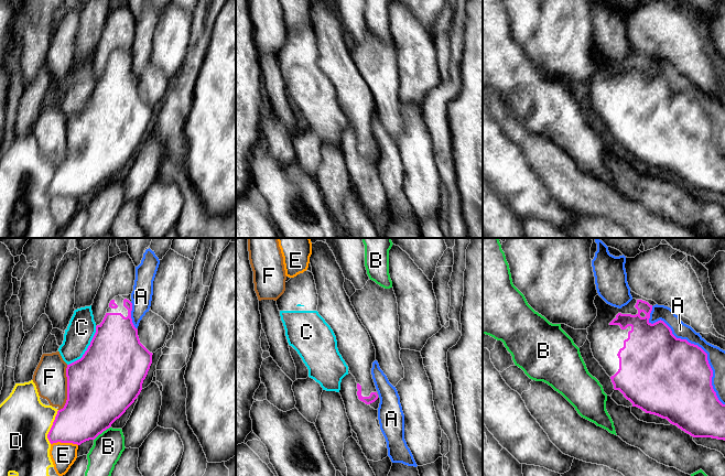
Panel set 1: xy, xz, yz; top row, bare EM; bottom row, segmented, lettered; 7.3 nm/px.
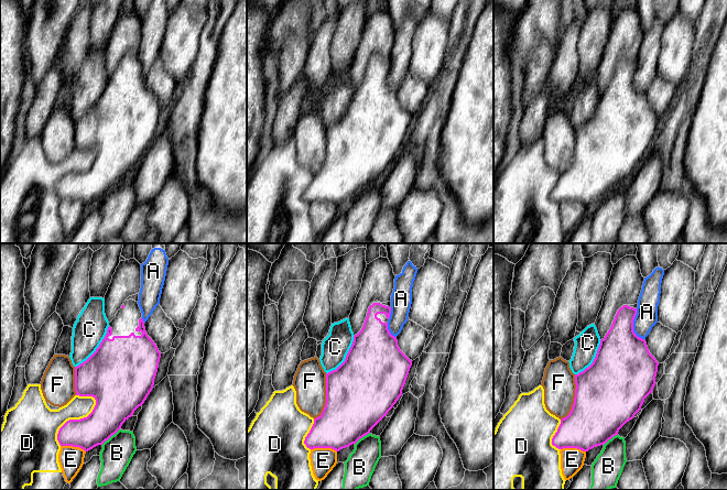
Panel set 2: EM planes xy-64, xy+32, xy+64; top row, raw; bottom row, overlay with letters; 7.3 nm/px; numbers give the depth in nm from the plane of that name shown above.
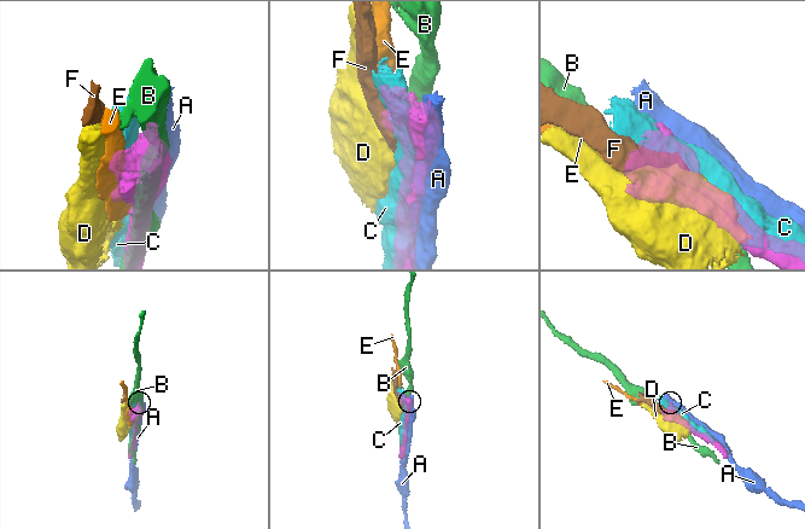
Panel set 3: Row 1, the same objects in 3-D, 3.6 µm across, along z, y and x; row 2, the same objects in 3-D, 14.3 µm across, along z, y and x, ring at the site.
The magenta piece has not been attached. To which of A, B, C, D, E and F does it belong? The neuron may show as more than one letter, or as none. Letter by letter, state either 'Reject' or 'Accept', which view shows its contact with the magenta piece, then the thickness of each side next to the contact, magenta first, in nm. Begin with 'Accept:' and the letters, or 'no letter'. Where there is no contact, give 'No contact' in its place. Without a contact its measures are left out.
Accept: no letter
A: Reject. Touches magenta in yz. Thickness 500 nm (magenta) against 130 nm
B: Reject. Touches magenta in xy. Thickness 420 nm (magenta) against 220 nm
C: Reject. Touches magenta in xy. Thickness 480 nm (magenta) against 200 nm
D: Reject. Touches magenta in xy. Thickness 340 nm (magenta) against 360 nm
E: Reject. Touches magenta in xy. Thickness 340 nm (magenta) against 190 nm
F: Reject. Touches magenta in xy. Thickness 500 nm (magenta) against 240 nm

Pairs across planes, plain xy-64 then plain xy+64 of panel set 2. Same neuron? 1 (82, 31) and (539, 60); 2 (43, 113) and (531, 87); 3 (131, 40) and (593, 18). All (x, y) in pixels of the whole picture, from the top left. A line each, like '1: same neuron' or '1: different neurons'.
1: different neurons
2: different neurons
3: different neurons

